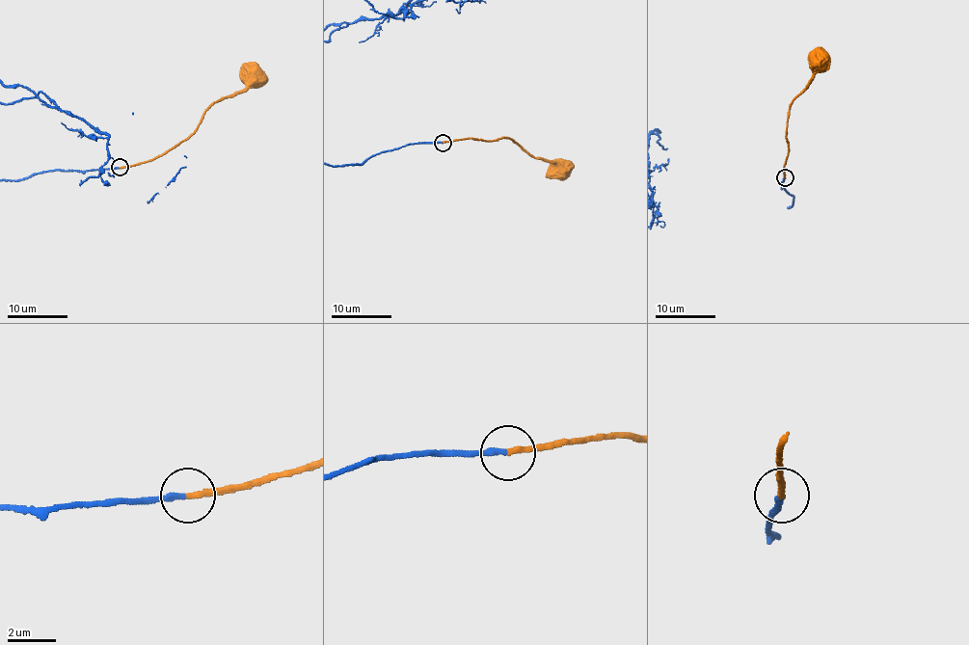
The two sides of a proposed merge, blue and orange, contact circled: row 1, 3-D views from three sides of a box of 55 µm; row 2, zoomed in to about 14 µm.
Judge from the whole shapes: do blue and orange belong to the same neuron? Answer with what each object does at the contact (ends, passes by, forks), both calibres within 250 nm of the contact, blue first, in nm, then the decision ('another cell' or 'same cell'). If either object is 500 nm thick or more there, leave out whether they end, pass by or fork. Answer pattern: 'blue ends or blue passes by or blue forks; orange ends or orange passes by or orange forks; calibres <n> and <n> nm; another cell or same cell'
blue ends; orange ends; calibres 240 and 240 nm; same cell

